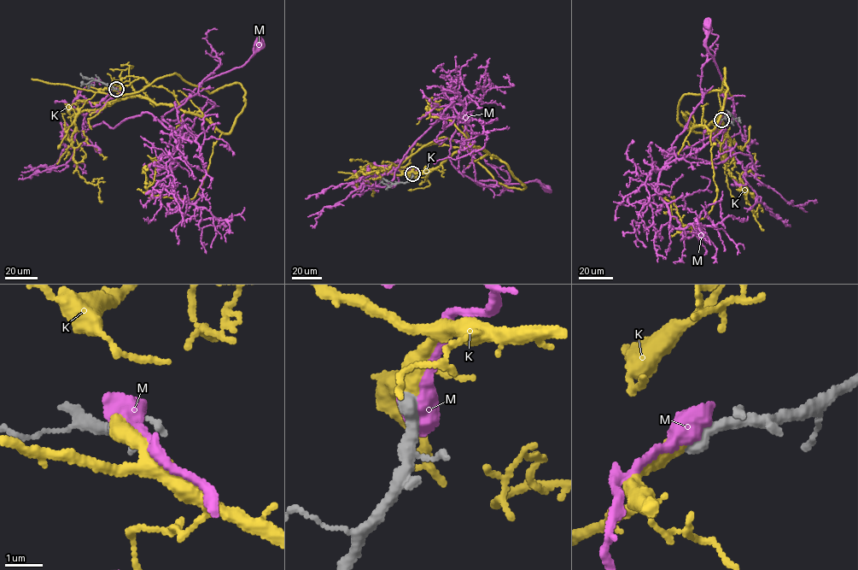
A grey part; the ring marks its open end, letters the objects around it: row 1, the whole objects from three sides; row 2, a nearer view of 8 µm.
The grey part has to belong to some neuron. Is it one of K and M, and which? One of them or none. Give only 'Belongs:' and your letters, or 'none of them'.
Belongs: K

